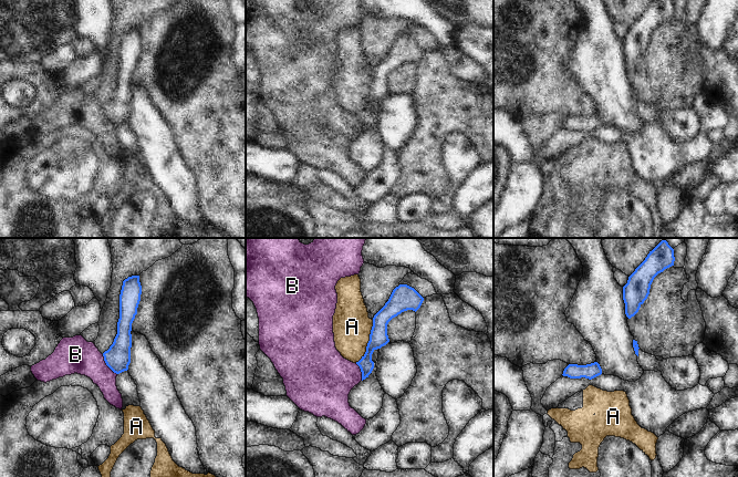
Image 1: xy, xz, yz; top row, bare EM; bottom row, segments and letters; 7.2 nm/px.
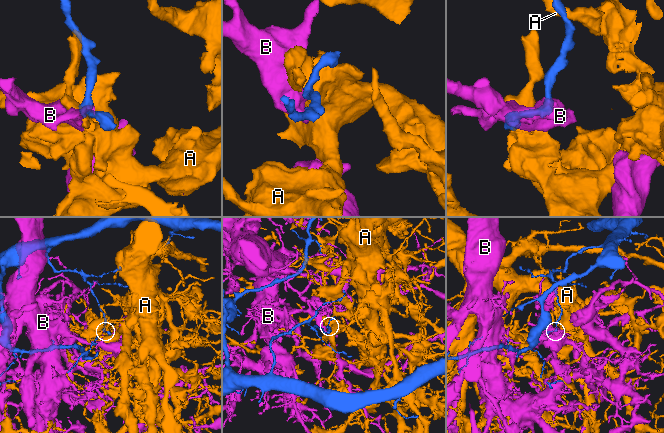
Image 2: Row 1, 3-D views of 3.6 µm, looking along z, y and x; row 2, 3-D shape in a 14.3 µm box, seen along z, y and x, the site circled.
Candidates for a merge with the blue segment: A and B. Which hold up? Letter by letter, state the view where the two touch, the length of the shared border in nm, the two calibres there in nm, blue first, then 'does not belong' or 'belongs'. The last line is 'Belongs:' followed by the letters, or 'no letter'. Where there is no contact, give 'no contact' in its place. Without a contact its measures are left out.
A: meets blue in xz; contact 340 nm long; 140 nm thick on the blue side, 280 nm on the other; does not belong
B: meets blue in xy; contact 190 nm long; 190 nm thick on the blue side, 260 nm on the other; does not belong
Belongs: no letter

